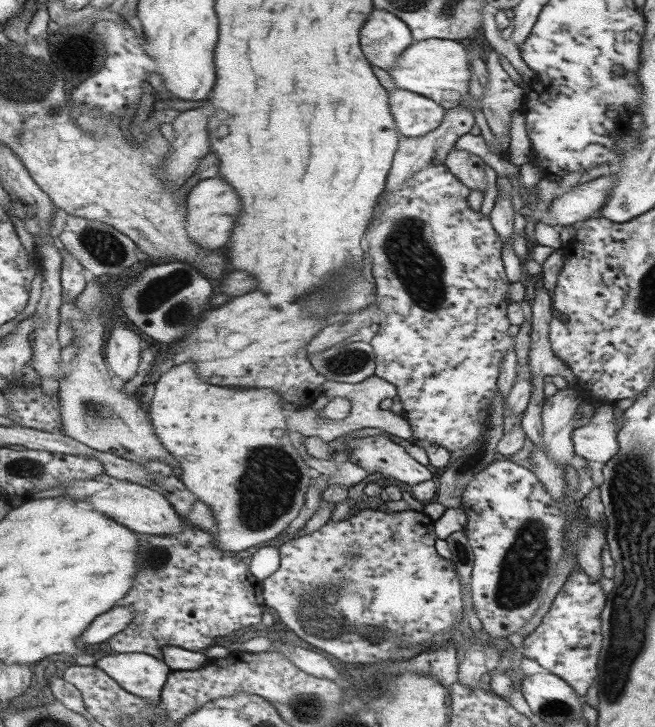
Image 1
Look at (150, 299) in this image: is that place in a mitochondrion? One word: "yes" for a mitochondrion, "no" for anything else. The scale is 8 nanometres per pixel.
yes

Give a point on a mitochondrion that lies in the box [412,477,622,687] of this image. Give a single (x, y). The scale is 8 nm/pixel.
(523, 569)

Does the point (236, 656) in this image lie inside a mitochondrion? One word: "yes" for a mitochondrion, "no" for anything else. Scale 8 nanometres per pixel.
no

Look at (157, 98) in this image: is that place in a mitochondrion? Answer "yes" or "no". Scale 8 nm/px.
no

